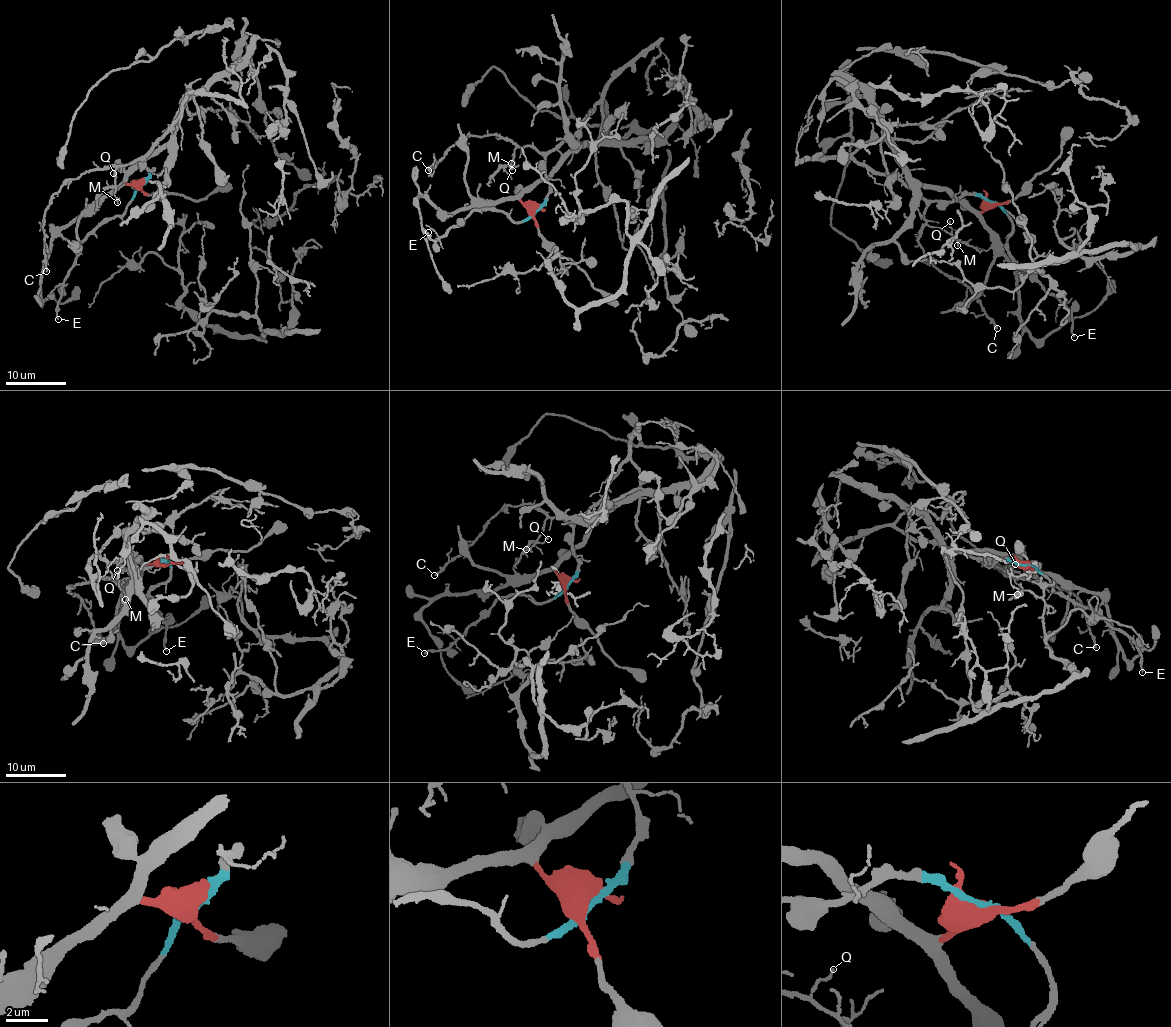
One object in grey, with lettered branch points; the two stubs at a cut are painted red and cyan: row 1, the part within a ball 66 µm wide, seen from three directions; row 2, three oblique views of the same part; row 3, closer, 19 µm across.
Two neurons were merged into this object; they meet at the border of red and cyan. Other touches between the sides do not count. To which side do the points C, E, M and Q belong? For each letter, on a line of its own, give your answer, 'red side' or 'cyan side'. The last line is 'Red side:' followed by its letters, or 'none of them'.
C: cyan side
E: cyan side
M: cyan side
Q: cyan side
Red side: none of them

